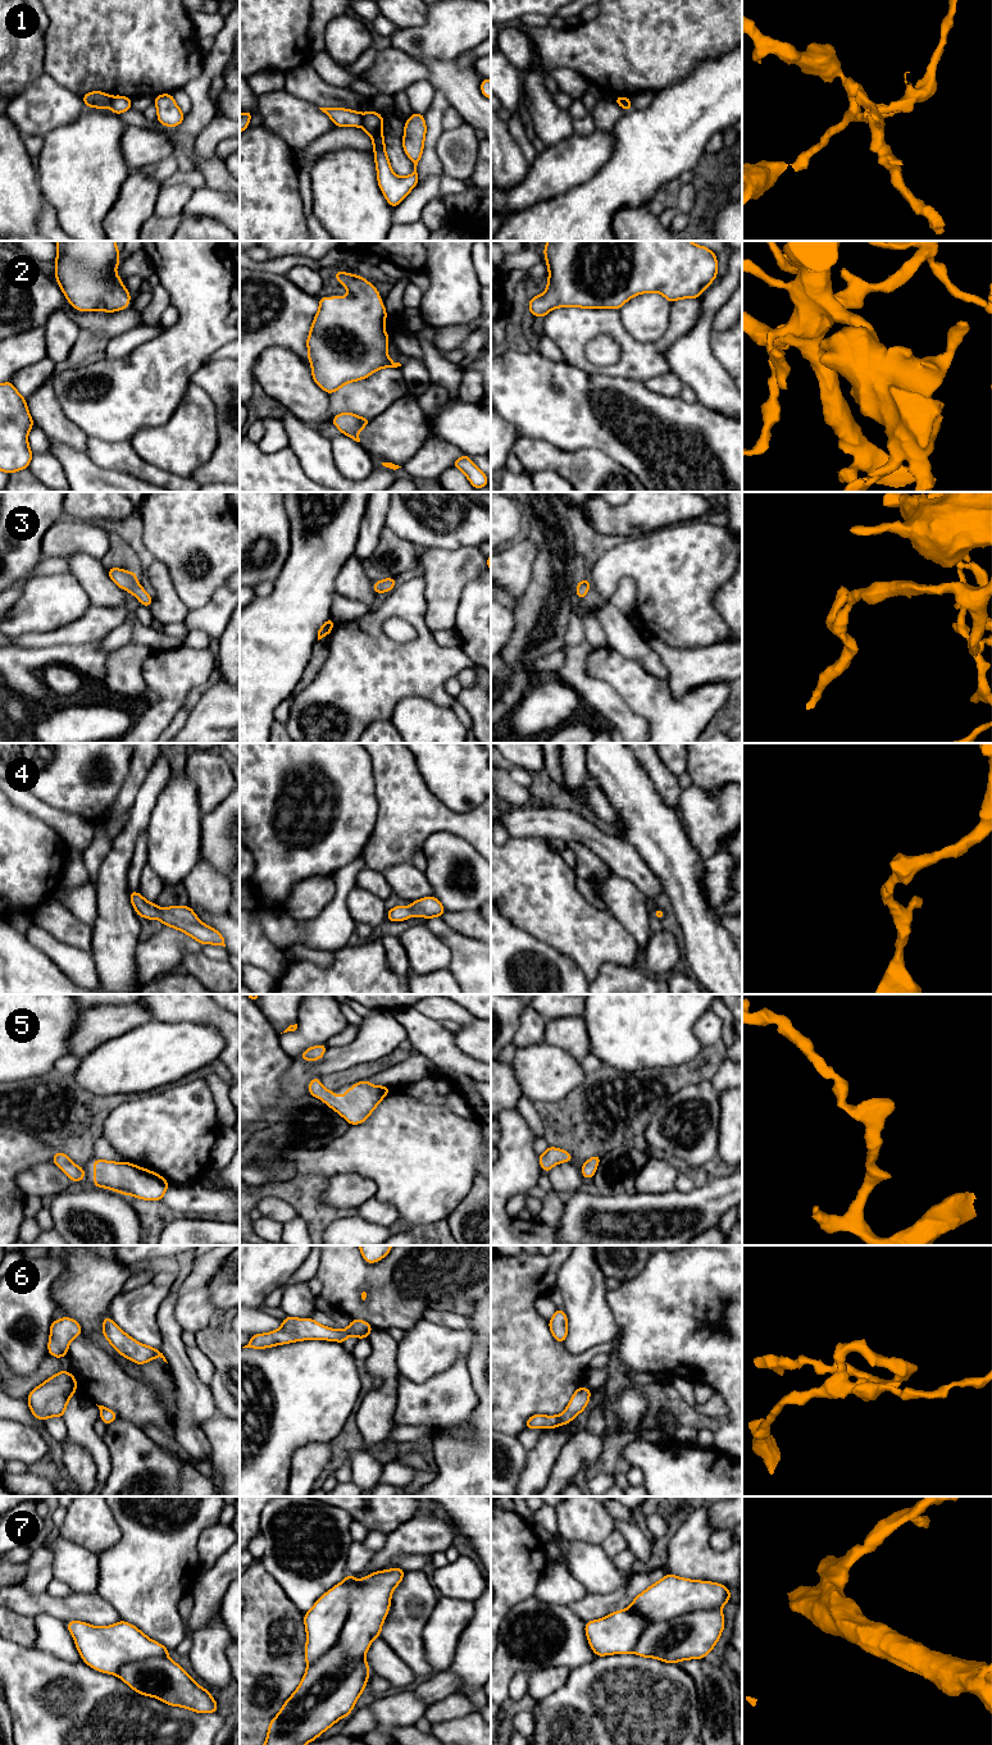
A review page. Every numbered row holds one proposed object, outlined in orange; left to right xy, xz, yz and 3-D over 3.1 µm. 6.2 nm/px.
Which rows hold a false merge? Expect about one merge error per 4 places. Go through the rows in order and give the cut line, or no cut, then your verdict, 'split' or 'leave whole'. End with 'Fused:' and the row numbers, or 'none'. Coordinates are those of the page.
1: cut in xz along (363, 114), (363, 123), (360, 126); split
2: no cut; leave whole
3: no cut; leave whole
4: no cut; leave whole
5: no cut; leave whole
6: no cut; leave whole
7: no cut; leave whole
Fused: 1

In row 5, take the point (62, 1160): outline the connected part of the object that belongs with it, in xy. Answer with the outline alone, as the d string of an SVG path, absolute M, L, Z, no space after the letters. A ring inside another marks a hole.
M55 1152L51 1161L73 1181L83 1181L86 1172L83 1167L74 1165L68 1154L62 1152Z

